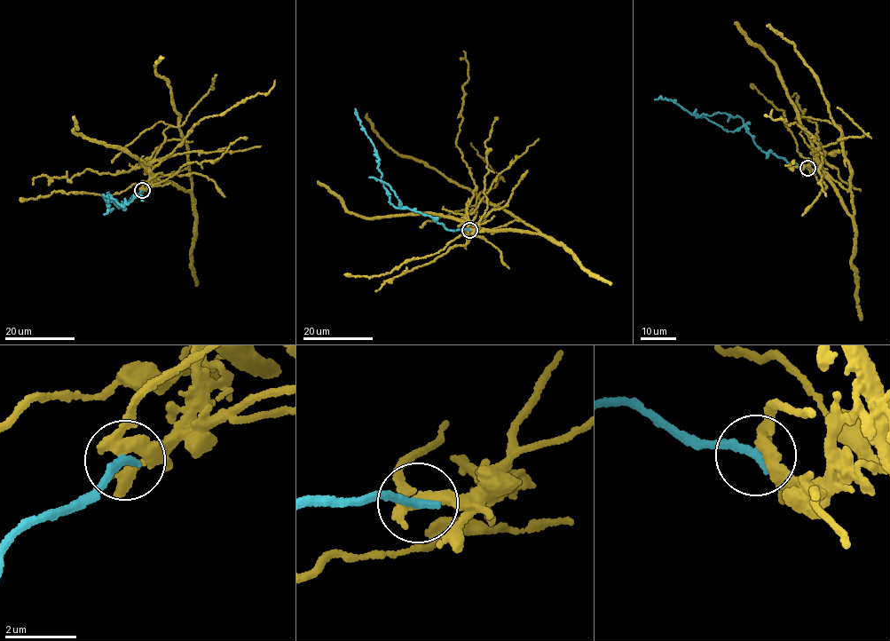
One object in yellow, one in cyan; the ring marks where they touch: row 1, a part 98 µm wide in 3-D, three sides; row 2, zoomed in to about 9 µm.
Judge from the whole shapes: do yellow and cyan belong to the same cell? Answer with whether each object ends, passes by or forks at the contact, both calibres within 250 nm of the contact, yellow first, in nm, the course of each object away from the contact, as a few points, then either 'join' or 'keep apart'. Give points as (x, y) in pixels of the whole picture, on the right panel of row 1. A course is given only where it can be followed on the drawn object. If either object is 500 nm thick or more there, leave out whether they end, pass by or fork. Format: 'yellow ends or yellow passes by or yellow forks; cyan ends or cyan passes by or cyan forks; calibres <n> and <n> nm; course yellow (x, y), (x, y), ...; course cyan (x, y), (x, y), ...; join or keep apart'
yellow passes by; cyan ends; calibres 320 and 280 nm; course yellow (807, 168), (814, 170), (817, 154), (841, 151), (846, 158), (842, 131), (818, 77), (793, 44), (767, 26); course cyan (807, 168), (763, 152), (756, 145), (739, 116), (718, 113), (696, 116), (670, 99), (654, 99); keep apart

